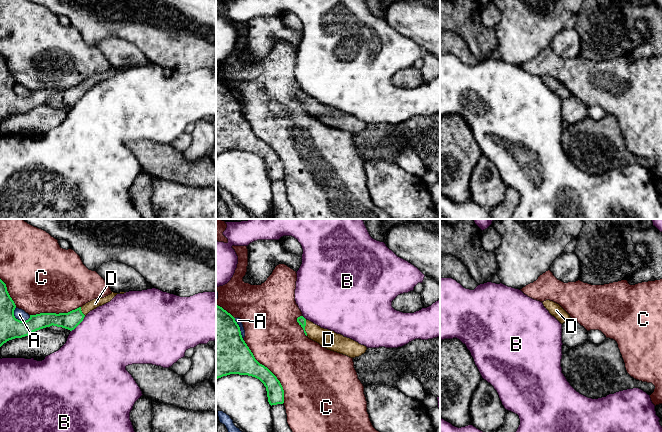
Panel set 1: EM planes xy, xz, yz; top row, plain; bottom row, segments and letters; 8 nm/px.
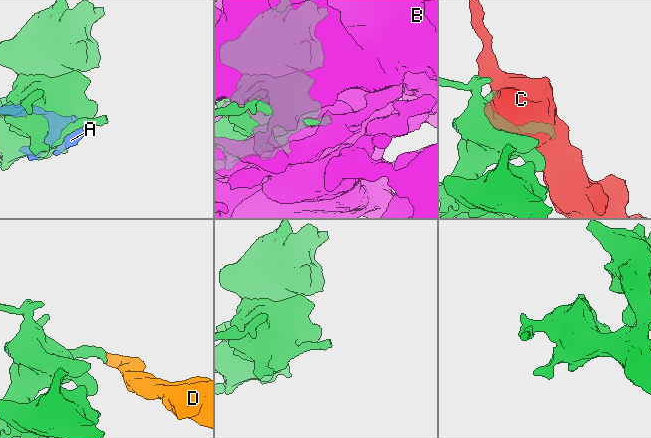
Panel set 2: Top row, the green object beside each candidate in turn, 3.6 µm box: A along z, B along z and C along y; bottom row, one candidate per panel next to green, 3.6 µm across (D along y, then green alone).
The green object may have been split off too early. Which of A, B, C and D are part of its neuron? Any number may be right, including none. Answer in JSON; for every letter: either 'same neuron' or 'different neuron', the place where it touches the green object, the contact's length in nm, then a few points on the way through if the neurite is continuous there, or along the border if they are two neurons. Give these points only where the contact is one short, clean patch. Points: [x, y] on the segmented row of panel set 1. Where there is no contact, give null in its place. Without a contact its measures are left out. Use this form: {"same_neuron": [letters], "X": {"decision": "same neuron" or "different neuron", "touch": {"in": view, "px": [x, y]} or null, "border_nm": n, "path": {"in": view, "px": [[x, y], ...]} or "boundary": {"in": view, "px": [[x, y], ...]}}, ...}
{"same_neuron": ["D"], "A": {"decision": "different neuron", "touch": {"in": "xy", "px": [19, 320]}, "border_nm": 160}, "B": {"decision": "different neuron", "touch": {"in": "xy", "px": [78, 324]}, "border_nm": 170}, "C": {"decision": "different neuron", "touch": {"in": "xz", "px": [270, 371]}, "border_nm": 600}, "D": {"decision": "same neuron", "touch": {"in": "xz", "px": [304, 327]}, "border_nm": 140, "path": {"in": "xz", "px": [[301, 320], [304, 327], [328, 339]]}}}

